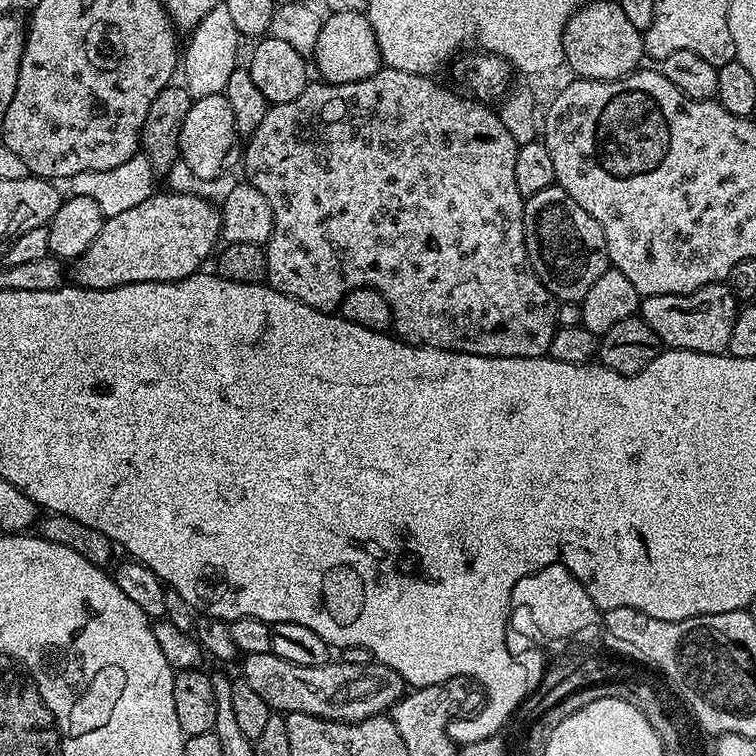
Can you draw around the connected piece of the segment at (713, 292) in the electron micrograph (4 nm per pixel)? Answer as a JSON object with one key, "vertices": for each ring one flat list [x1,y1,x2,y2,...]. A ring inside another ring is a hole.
{"vertices":[[727,283,707,284,690,294,646,296,640,301,638,315,658,334,661,345,691,352,723,353,730,342,738,311,738,301]]}

